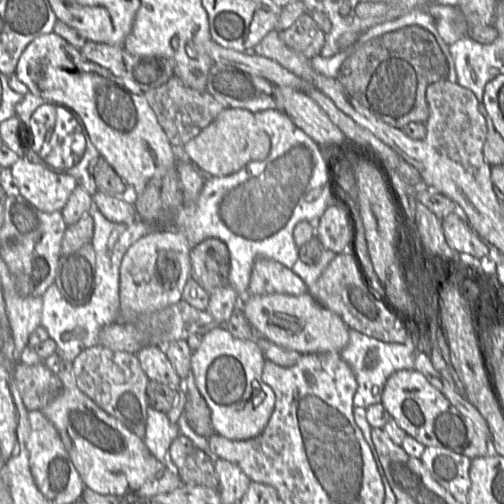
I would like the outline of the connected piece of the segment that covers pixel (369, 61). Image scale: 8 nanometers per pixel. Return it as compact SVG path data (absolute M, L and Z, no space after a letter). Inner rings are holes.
M411 25L375 37L356 49L341 65L337 81L347 93L384 123L402 129L410 122L425 123L429 116L426 89L429 85L449 80L449 66L434 35L420 26Z

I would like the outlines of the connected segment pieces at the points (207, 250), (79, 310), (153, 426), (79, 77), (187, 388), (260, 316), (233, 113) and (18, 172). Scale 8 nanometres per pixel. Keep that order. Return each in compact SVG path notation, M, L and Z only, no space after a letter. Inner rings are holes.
M209 238L190 250L190 278L209 294L229 284L230 255L226 244Z
M93 206L89 211L94 220L94 233L92 245L95 251L95 287L92 297L88 303L81 306L71 305L61 294L56 283L51 284L42 296L43 307L41 325L47 330L49 338L53 339L57 344L57 352L61 359L73 362L73 360L86 348L99 345L99 332L107 324L120 321L120 300L119 300L119 280L120 280L120 265L124 254L129 247L143 236L153 232L159 227L152 226L141 219L137 219L132 224L111 222L103 216L100 210ZM80 326L85 330L85 337L81 340L76 339L72 335L75 327Z
M148 407L143 441L150 453L171 470L175 470L176 467L169 460L169 448L179 434L177 424L170 422L166 413Z
M51 32L31 41L22 52L14 75L32 95L64 105L78 116L100 156L128 185L123 197L129 197L130 202L134 202L137 195L143 192L146 183L155 173L165 173L169 168L177 165L172 145L143 92L134 83L125 82L108 69L87 60L79 49L59 35Z
M192 372L182 380L180 390L186 393L184 414L191 429L198 435L209 438L214 434L211 411L197 389Z
M308 292L291 296L285 294L250 295L239 305L258 337L300 354L338 352L348 344L348 326L334 312L319 304Z
M227 107L183 149L206 177L231 175L248 163L264 160L270 152L270 139L258 127L254 114L246 109Z
M26 155L21 156L10 169L20 195L46 213L62 211L78 186L73 176L55 173Z

